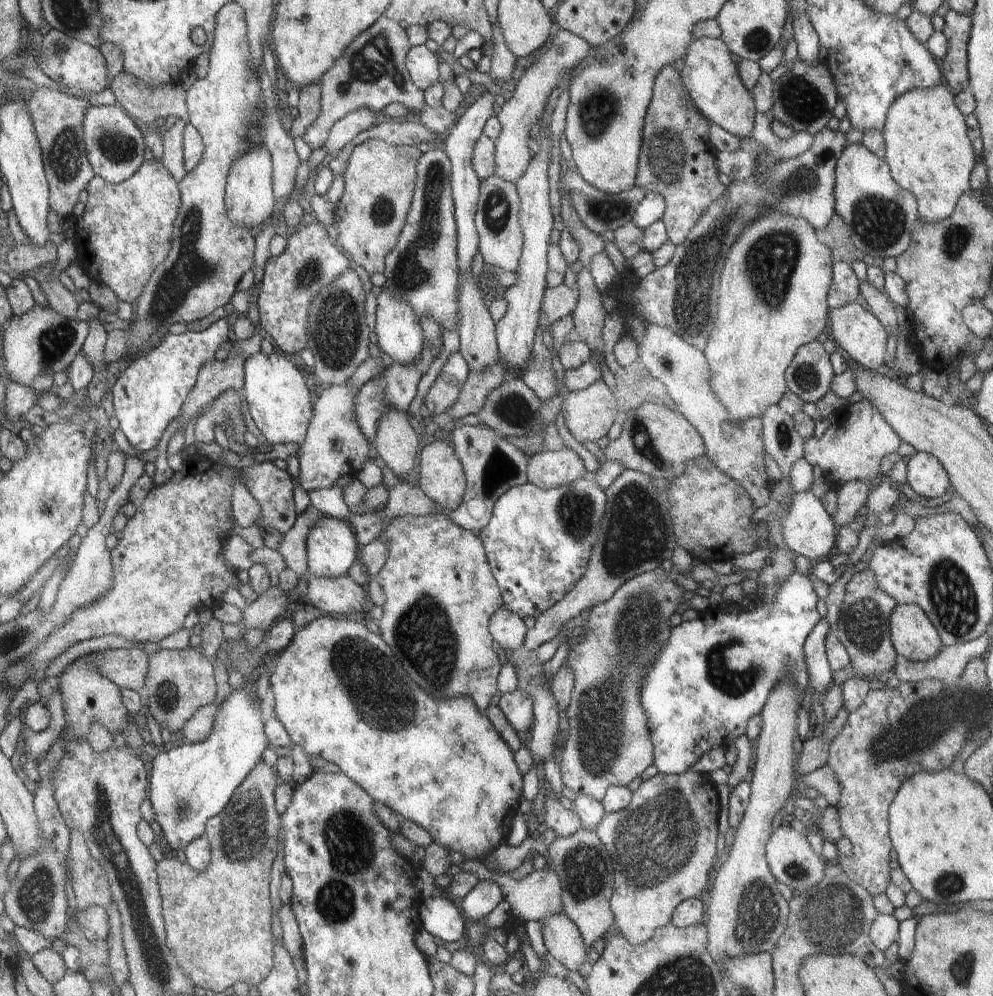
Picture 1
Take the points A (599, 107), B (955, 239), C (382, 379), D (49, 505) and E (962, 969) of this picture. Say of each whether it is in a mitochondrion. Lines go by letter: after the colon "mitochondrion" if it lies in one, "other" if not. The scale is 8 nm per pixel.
A: mitochondrion
B: mitochondrion
C: other
D: mitochondrion
E: mitochondrion

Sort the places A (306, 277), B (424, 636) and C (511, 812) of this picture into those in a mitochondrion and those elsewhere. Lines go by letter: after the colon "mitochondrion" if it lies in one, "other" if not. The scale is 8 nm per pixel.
A: mitochondrion
B: mitochondrion
C: other

